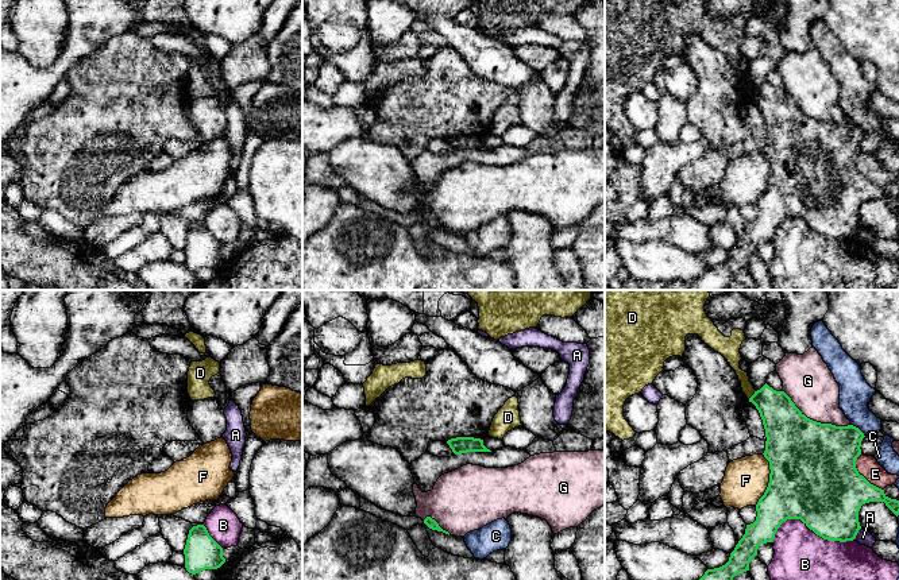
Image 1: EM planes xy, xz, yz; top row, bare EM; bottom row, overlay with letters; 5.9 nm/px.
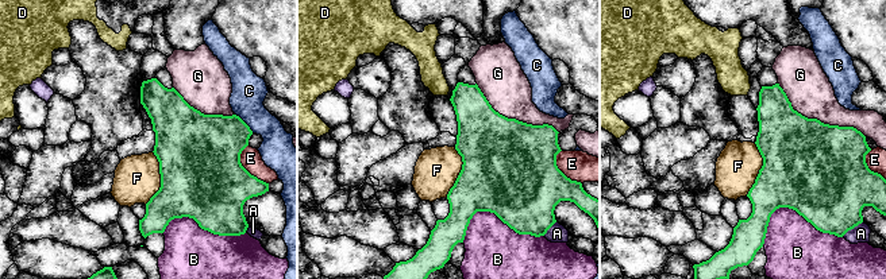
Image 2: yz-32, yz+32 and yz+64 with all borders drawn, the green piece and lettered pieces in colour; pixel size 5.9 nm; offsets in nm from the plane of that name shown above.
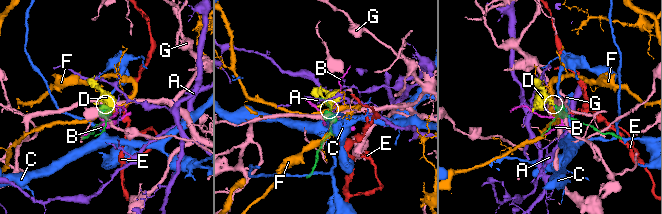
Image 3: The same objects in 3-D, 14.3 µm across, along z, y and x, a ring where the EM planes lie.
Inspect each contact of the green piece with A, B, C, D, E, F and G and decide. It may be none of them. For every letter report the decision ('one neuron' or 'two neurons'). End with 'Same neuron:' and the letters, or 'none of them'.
A: two neurons
B: two neurons
C: two neurons
D: two neurons
E: two neurons
F: two neurons
G: two neurons
Same neuron: none of them

